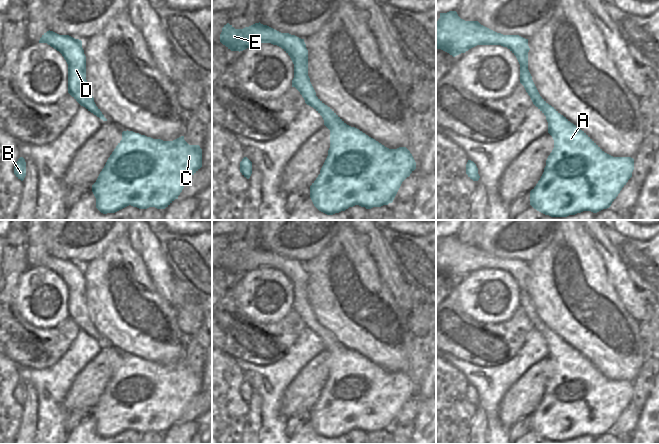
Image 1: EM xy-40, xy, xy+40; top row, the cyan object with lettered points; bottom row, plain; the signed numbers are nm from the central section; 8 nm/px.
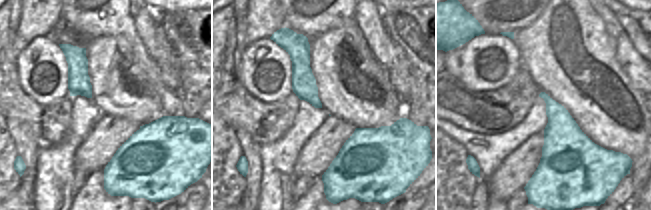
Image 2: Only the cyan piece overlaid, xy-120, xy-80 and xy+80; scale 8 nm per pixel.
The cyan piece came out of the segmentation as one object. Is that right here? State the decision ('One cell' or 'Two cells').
One cell

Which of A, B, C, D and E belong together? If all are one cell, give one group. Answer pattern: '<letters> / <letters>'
A B C D E

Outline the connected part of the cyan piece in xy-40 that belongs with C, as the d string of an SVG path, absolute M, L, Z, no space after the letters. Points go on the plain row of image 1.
M123 355L122 364L118 367L96 406L92 416L96 422L96 432L103 438L115 437L129 429L139 433L155 431L165 433L182 416L186 406L202 391L202 373L199 369L189 369L184 360L173 365L153 363L133 355Z

